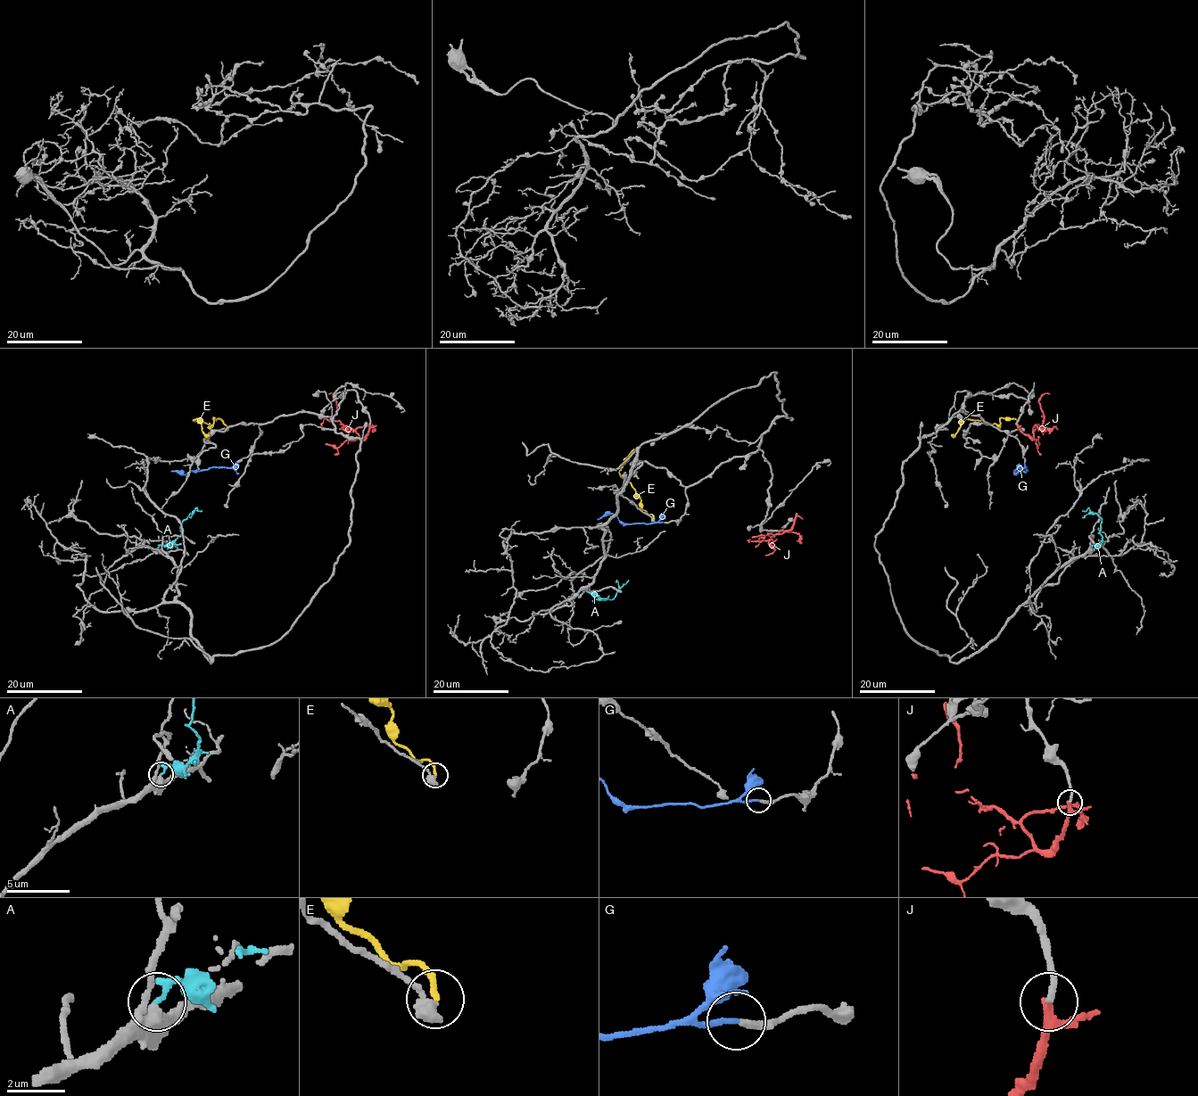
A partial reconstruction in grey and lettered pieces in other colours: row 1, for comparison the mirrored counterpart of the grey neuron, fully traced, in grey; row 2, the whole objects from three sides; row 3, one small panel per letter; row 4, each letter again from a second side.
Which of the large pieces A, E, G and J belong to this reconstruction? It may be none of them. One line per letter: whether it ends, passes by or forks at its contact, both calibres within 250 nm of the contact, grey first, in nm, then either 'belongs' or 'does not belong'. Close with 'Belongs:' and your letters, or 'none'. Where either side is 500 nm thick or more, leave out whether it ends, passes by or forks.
A: 750 nm thick on the grey side, 200 nm on the other; does not belong
E: 600 nm thick on the grey side, 190 nm on the other; does not belong
G: it ends there; 280 nm thick on the grey side, 200 nm on the other; belongs
J: it passes by; 220 nm thick on the grey side, 280 nm on the other; does not belong
Belongs: G

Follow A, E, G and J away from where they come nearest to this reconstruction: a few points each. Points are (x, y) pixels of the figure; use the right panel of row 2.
A: (1090, 548), (1102, 539), (1102, 520), (1087, 508), (1082, 510)
E: (1020, 428), (1015, 419), (1008, 417), (1001, 417), (999, 424), (966, 418), (952, 435)
G: (1024, 462), (1027, 469), (1016, 474), (1021, 471)
J: (1017, 424), (1032, 439), (1035, 429), (1045, 419), (1038, 399), (1045, 393), (1049, 393)

